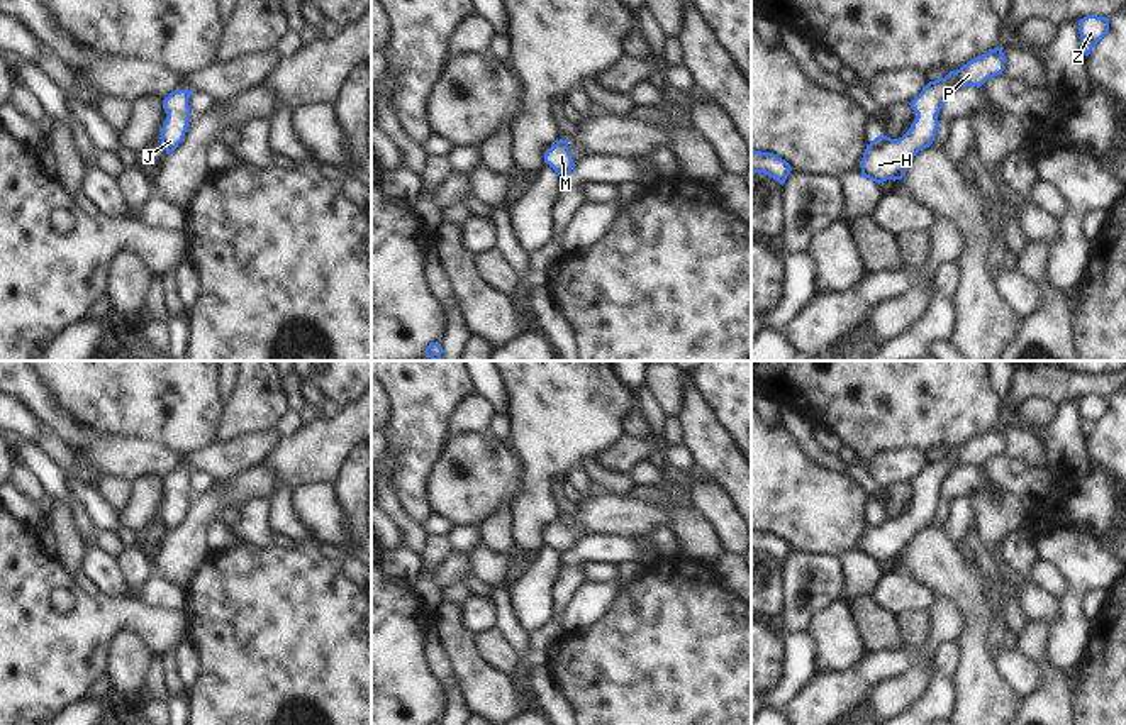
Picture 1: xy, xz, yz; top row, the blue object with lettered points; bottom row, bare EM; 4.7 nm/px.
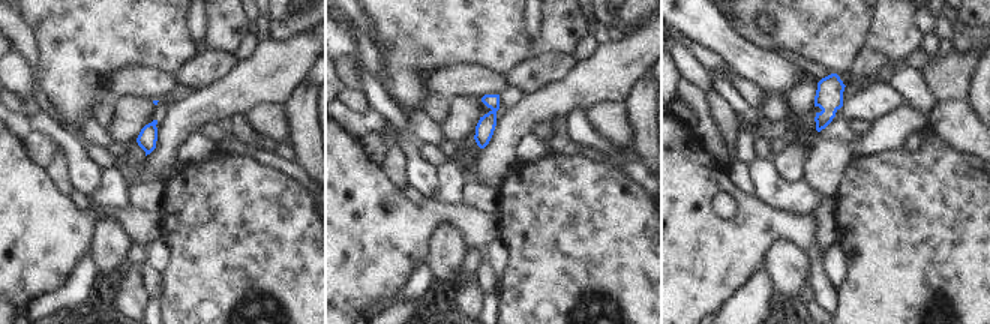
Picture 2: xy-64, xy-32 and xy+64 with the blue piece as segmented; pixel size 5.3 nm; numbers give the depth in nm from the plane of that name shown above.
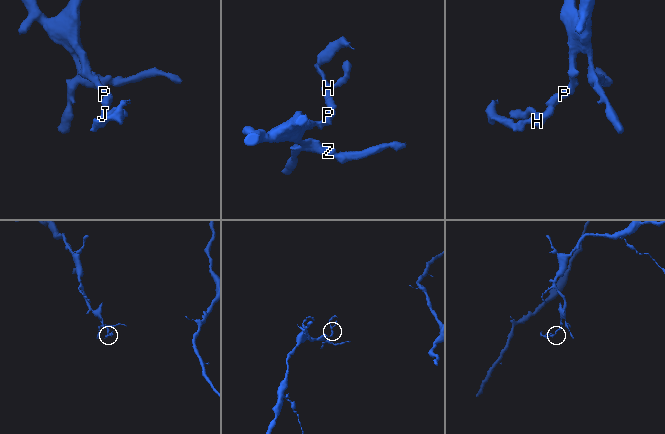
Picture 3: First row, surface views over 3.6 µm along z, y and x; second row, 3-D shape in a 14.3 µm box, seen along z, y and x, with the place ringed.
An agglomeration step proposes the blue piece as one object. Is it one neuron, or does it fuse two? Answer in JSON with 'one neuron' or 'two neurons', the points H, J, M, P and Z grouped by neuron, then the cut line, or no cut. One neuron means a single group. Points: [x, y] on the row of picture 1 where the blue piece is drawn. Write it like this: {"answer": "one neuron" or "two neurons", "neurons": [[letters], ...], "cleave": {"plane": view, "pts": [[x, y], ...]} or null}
{"answer": "one neuron", "neurons": [["H", "J", "M", "P", "Z"]], "cleave": null}

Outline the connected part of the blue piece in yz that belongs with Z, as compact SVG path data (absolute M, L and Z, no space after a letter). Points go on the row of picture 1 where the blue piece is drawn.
M1087 15L1079 20L1079 34L1084 46L1084 54L1089 56L1092 47L1102 41L1102 37L1109 30L1109 19L1097 17L1097 15Z

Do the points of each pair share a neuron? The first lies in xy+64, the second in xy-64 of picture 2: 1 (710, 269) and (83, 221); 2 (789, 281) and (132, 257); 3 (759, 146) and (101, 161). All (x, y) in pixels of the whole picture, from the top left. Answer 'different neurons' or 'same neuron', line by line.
1: same neuron
2: different neurons
3: same neuron

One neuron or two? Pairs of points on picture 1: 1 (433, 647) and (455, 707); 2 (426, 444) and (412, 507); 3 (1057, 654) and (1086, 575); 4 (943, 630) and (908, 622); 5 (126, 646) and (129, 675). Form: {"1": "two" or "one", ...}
{"1": "one", "2": "one", "3": "one", "4": "two", "5": "one"}

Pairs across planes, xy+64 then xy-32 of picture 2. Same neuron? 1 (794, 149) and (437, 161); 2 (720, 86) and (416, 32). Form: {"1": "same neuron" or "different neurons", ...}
{"1": "different neurons", "2": "different neurons"}

